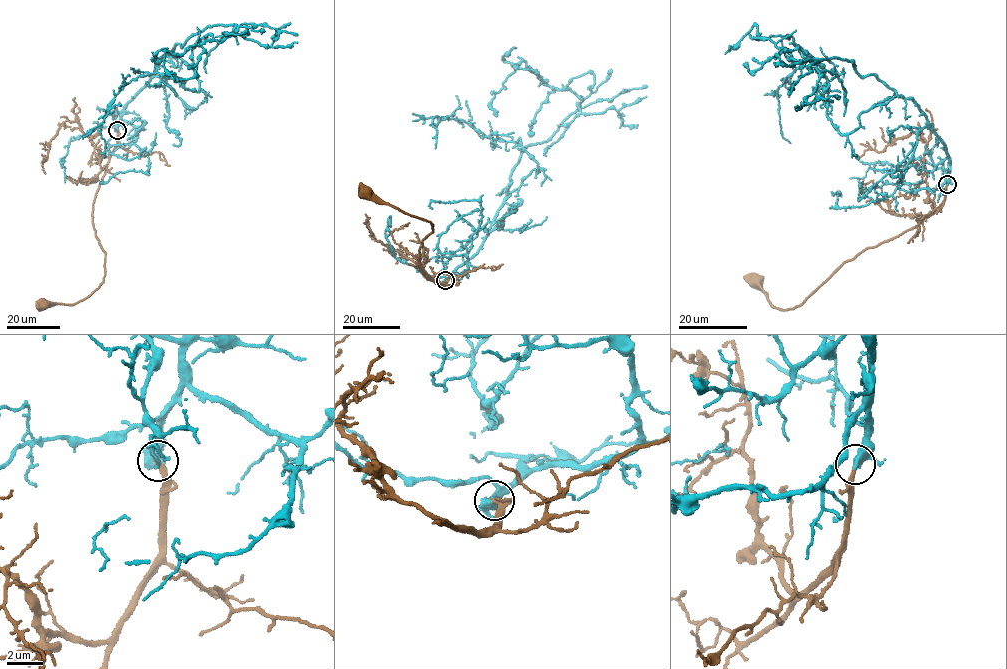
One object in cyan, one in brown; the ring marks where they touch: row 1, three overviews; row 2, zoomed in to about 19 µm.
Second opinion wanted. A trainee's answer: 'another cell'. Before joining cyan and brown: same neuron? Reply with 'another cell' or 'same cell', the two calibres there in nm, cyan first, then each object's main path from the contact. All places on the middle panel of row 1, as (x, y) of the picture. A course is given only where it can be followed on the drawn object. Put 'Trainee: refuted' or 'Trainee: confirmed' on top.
Trainee: refuted
same cell | 500/340 nm | cyan via (445, 280), (481, 244), (523, 150), (549, 140), (582, 98), (549, 87), (522, 61), (492, 101), (496, 116) | brown via (445, 280), (446, 285), (437, 284), (419, 264), (421, 240), (433, 232), (431, 222), (379, 204), (367, 192)

